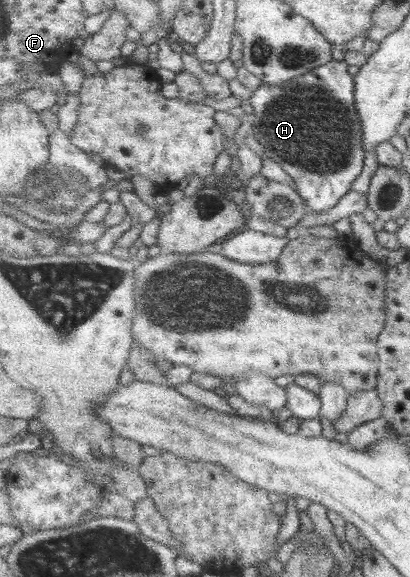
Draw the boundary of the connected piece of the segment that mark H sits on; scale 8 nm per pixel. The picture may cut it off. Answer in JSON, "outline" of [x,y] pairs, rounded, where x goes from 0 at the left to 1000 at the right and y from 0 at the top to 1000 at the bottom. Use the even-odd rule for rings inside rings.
{"outline":[[[841,102],[834,106],[812,104],[812,107],[771,116],[771,120],[759,121],[754,127],[732,130],[688,147],[661,147],[639,142],[607,170],[615,189],[620,191],[612,201],[612,227],[620,237],[629,241],[637,251],[649,258],[646,265],[651,265],[666,279],[676,279],[676,282],[680,282],[680,286],[685,286],[685,289],[690,289],[690,293],[695,293],[695,296],[720,312],[722,329],[734,336],[741,348],[746,348],[746,355],[759,359],[771,369],[812,362],[829,350],[829,345],[856,331],[856,321],[861,321],[861,317],[871,314],[871,307],[885,300],[885,279],[890,279],[888,227],[883,225],[883,210],[868,184],[868,140],[863,133],[856,133],[851,123],[846,123],[846,113]]]}

